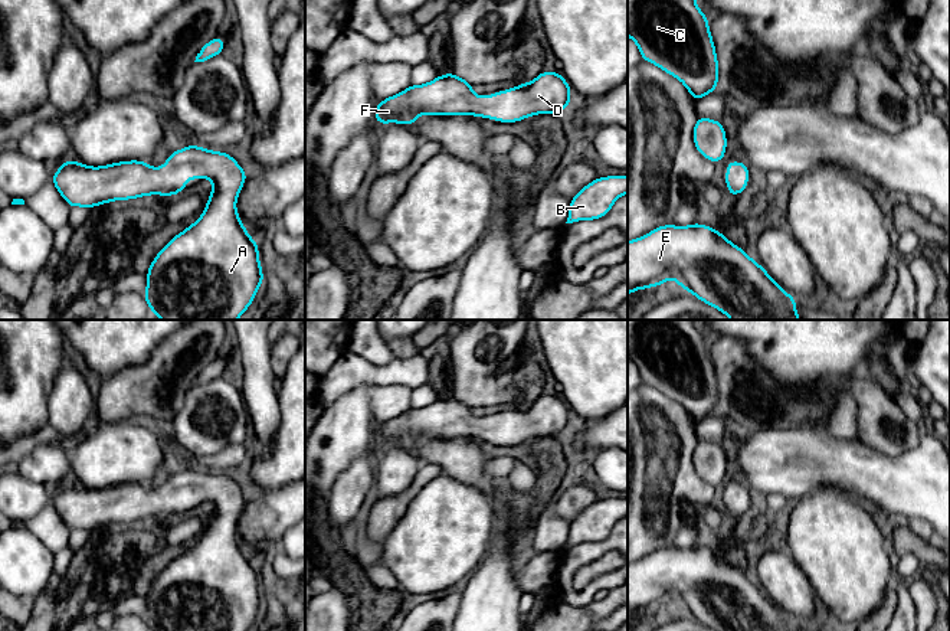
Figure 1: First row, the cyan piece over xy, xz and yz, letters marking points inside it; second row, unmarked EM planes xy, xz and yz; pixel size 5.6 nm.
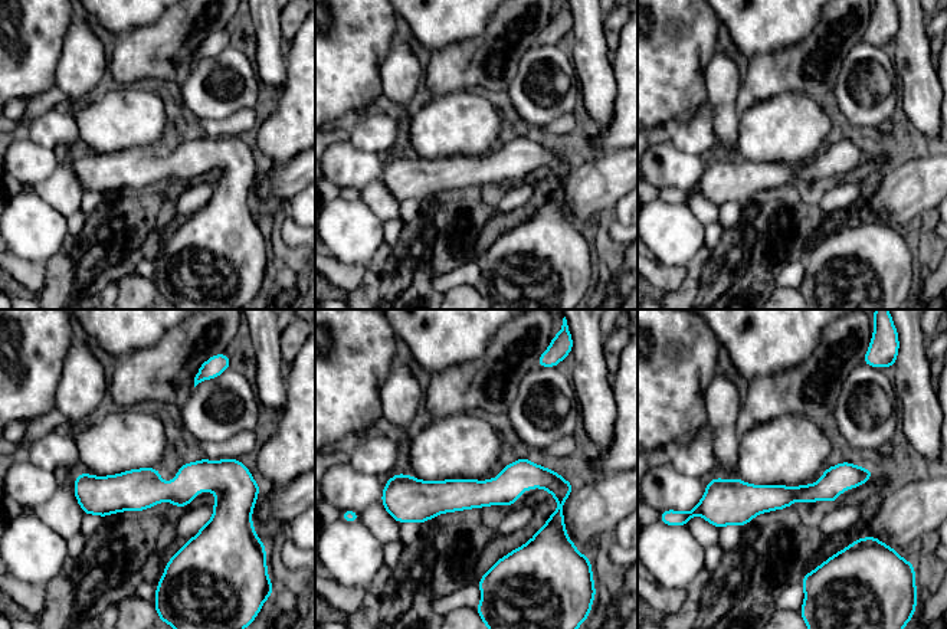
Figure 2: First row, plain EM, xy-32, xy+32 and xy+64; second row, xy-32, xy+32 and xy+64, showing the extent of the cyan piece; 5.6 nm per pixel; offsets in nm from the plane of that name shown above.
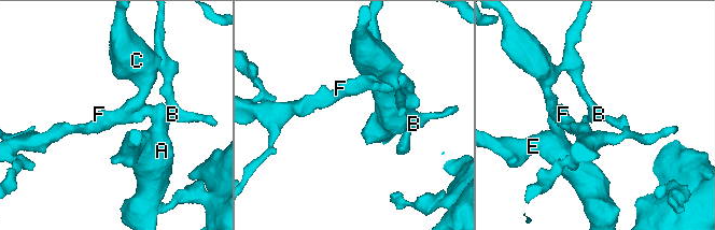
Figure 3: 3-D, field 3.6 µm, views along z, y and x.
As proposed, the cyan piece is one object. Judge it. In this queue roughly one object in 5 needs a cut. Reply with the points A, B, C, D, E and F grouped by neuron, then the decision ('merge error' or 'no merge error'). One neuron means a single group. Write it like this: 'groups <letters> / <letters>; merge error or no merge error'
groups A B C D E F; no merge error

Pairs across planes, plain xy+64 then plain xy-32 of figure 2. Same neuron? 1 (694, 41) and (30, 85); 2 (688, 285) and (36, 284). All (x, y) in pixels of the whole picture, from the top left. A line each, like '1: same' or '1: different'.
1: same
2: different

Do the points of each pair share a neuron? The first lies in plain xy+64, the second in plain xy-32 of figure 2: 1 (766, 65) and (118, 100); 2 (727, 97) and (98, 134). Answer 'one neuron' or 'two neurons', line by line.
1: two neurons
2: two neurons

